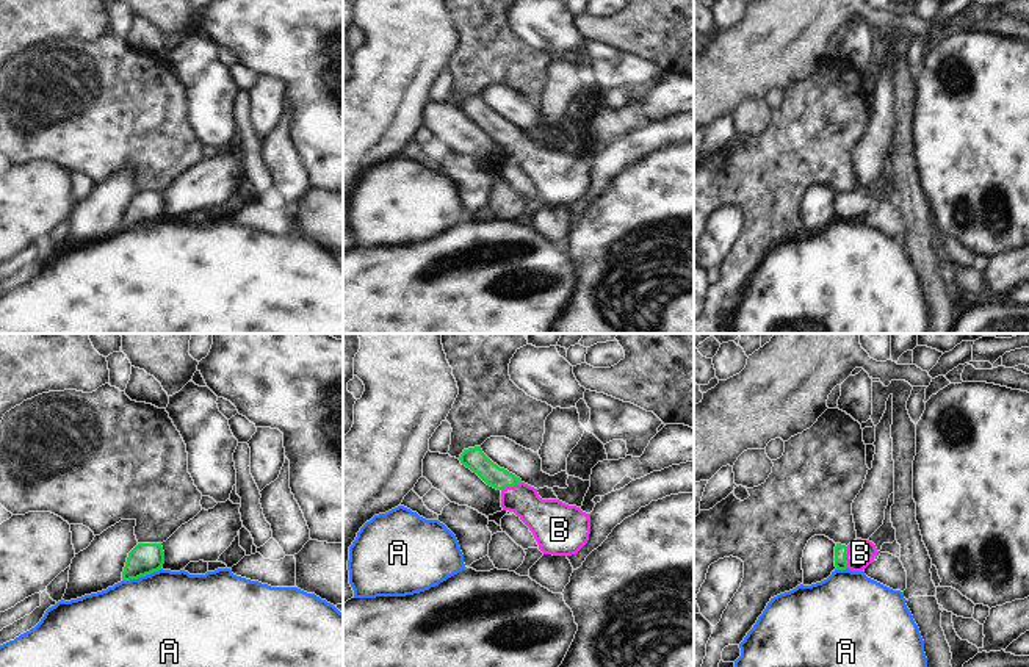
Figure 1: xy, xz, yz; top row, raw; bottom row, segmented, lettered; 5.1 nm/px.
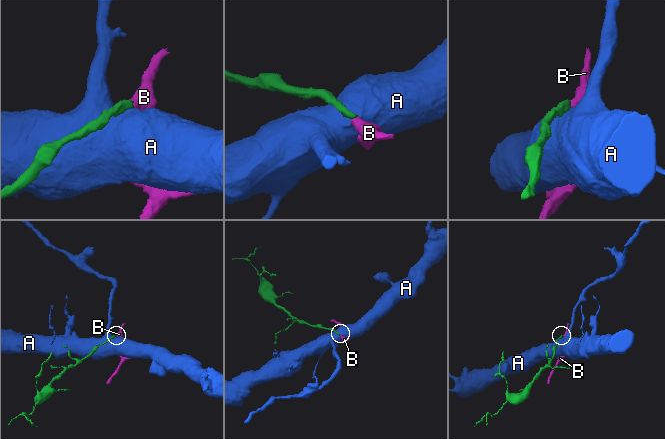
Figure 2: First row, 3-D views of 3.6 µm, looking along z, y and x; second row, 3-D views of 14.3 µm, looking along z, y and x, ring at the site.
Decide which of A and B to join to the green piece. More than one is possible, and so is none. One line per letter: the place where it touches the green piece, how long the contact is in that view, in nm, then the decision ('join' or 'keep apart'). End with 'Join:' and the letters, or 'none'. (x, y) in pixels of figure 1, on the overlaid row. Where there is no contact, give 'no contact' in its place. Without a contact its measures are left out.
A: xy (141, 575) | 220 nm | keep apart
B: yz (844, 558) | 110 nm | join
Join: B

